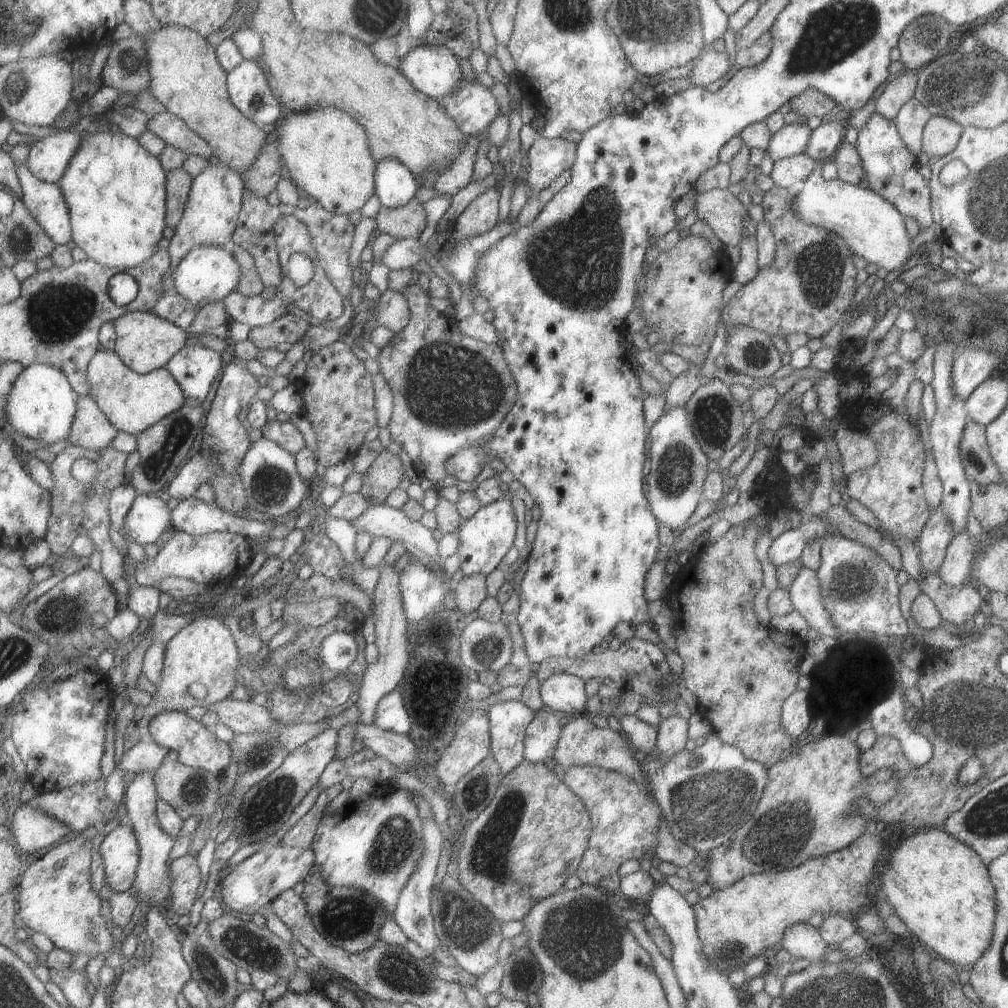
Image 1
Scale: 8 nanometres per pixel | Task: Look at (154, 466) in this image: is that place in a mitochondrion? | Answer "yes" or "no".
yes

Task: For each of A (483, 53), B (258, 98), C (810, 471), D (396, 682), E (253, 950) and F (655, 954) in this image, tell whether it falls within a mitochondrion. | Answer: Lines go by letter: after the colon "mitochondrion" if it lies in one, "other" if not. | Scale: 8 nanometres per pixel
A: other
B: mitochondrion
C: other
D: other
E: mitochondrion
F: other

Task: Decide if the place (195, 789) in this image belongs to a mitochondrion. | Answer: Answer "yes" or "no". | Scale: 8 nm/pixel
yes

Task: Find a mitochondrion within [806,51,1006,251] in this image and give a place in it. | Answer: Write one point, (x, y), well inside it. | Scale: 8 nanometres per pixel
(957, 87)

